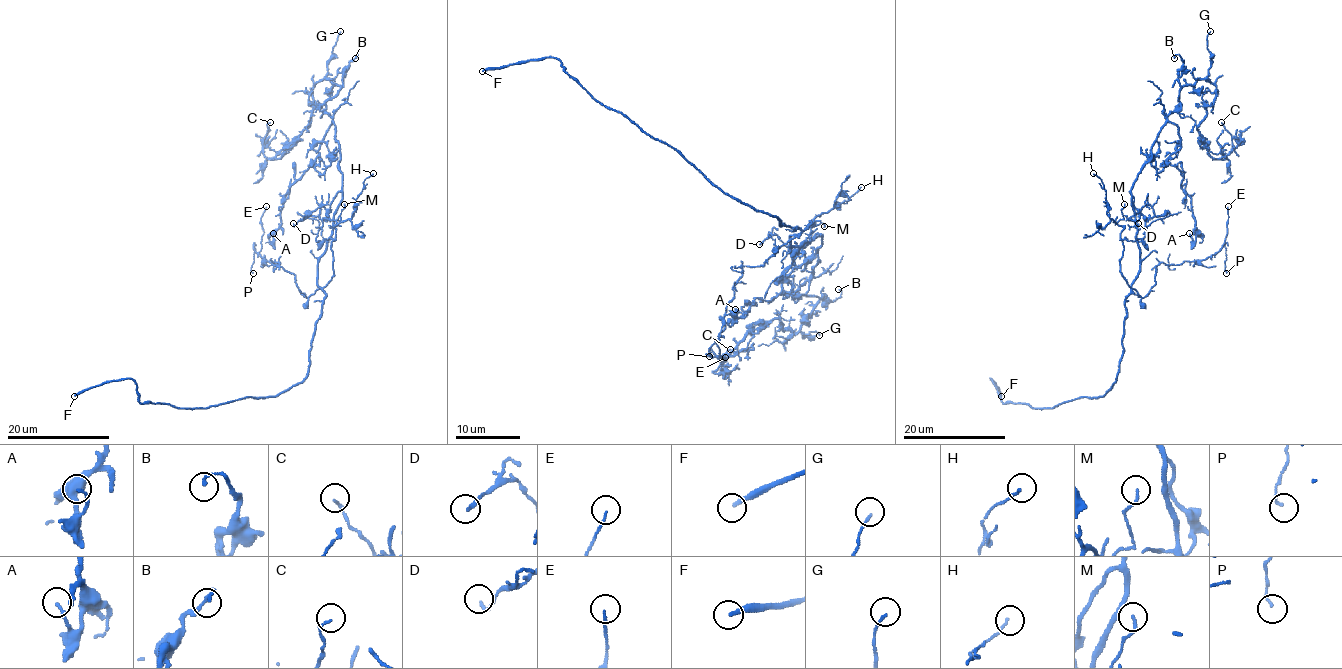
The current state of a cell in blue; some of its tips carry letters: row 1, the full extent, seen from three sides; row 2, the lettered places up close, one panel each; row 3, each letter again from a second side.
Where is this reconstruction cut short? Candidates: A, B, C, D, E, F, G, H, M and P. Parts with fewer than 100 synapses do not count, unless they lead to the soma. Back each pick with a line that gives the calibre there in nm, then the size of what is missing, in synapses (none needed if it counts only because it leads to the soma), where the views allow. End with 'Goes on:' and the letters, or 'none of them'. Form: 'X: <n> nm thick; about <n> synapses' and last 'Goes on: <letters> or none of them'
F: 240 nm thick
Goes on: F

